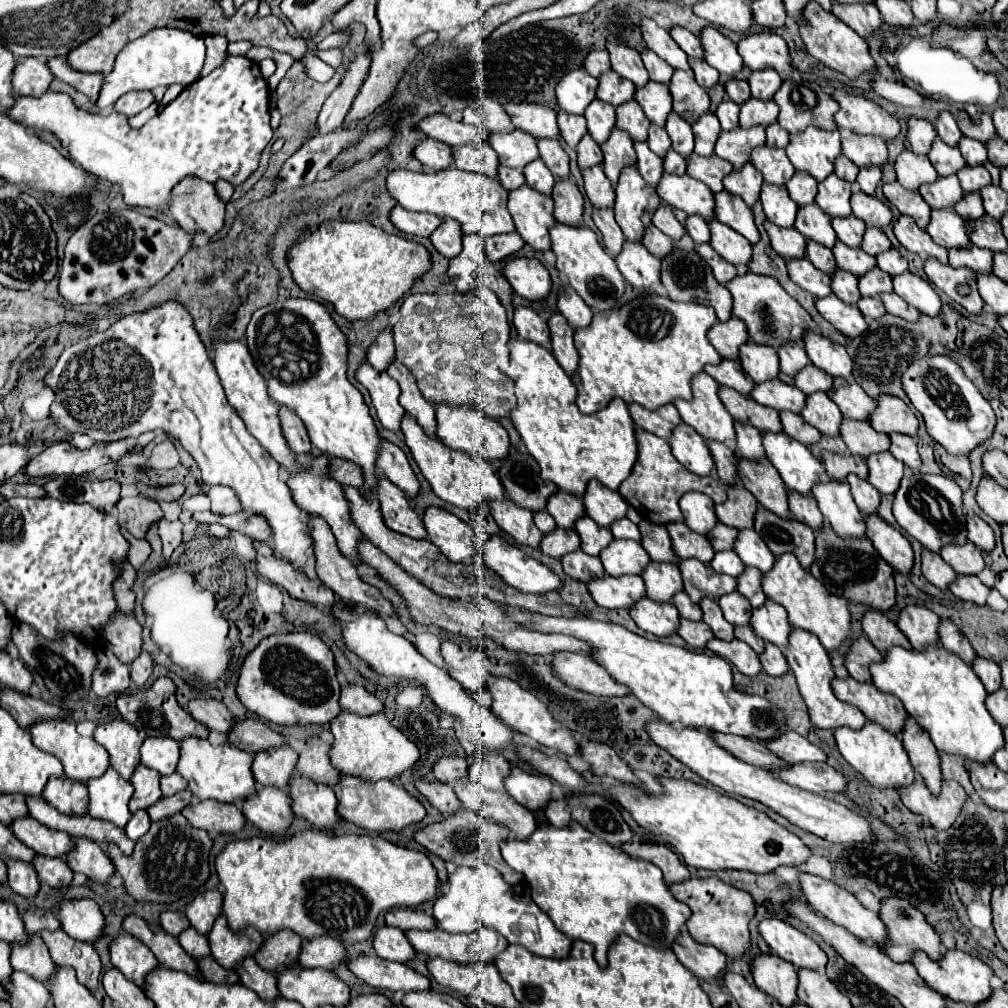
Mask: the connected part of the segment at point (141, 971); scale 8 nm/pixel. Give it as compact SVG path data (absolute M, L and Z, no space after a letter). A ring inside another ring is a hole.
M123 934L117 940L113 940L109 950L113 966L121 970L127 976L127 980L145 988L147 974L155 970L159 964L153 952L145 944L135 940L131 934Z

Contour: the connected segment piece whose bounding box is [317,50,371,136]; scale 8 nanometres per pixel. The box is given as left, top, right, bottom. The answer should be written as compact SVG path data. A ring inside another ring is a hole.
M361 50L357 54L357 58L351 62L349 70L345 72L345 78L341 80L339 88L335 88L333 94L325 100L325 104L319 112L319 118L317 118L317 134L319 136L331 134L341 128L343 118L349 112L357 90L361 88L365 76L367 76L369 62L371 62L371 56Z

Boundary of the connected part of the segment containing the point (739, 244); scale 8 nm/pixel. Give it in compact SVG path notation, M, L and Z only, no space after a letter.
M713 220L709 224L711 228L711 246L713 250L725 258L729 264L739 266L739 268L747 268L749 260L751 260L751 244L749 240L745 240L739 232L731 230L729 226L721 224L719 220Z

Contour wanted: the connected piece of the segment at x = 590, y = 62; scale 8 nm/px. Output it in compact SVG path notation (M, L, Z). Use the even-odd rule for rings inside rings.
M589 52L587 54L587 58L585 58L585 70L591 74L591 76L595 76L595 78L599 78L601 74L605 74L605 72L609 72L611 70L611 64L609 64L609 52Z

